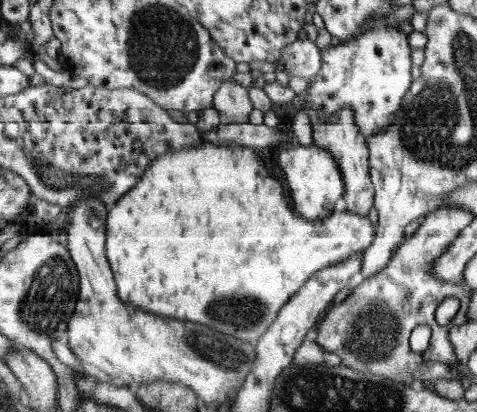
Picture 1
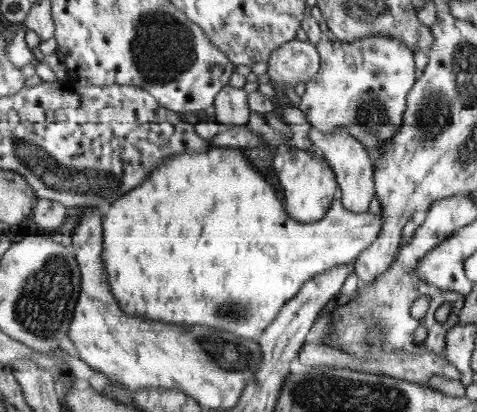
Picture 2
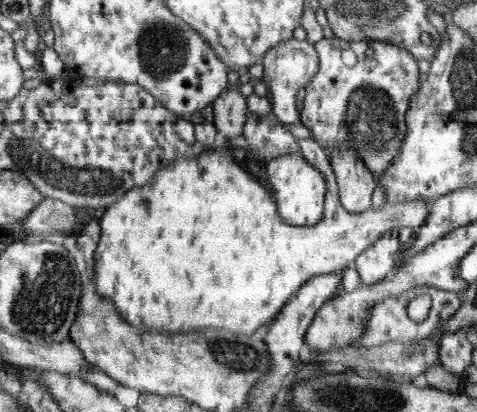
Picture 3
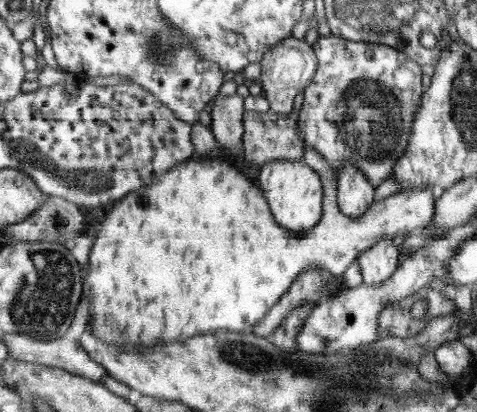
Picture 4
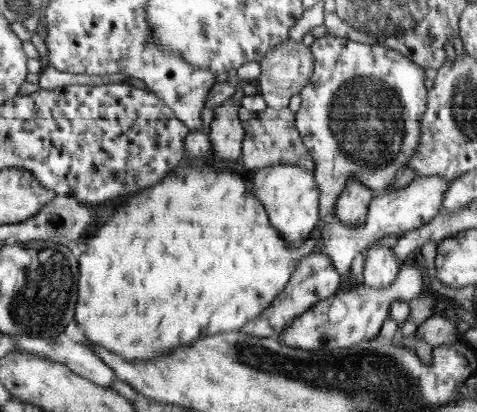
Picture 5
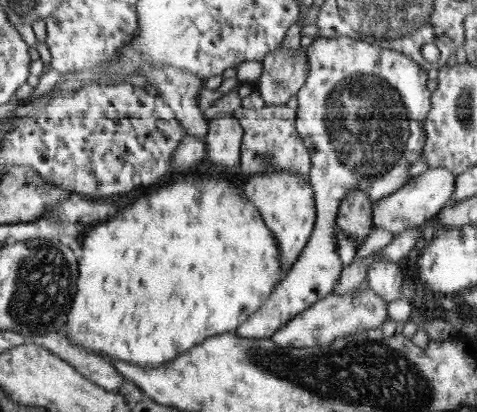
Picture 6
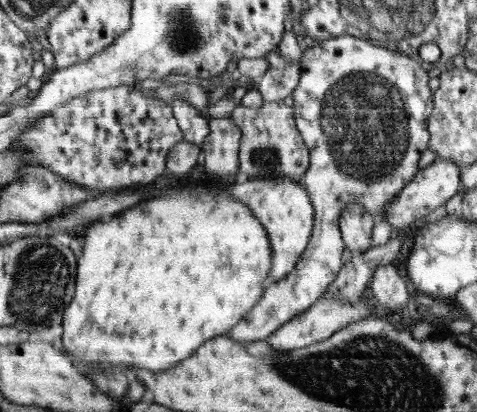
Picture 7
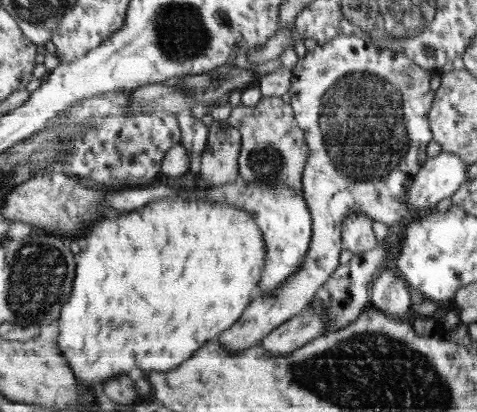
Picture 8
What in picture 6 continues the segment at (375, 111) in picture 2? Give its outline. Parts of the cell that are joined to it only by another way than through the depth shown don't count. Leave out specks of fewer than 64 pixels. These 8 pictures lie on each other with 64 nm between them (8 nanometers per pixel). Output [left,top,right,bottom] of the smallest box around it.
[235,36,429,340]

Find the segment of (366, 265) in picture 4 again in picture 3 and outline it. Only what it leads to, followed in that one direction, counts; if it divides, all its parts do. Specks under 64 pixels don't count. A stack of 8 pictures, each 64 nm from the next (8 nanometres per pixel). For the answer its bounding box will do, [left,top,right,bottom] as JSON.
[353,232,403,286]

